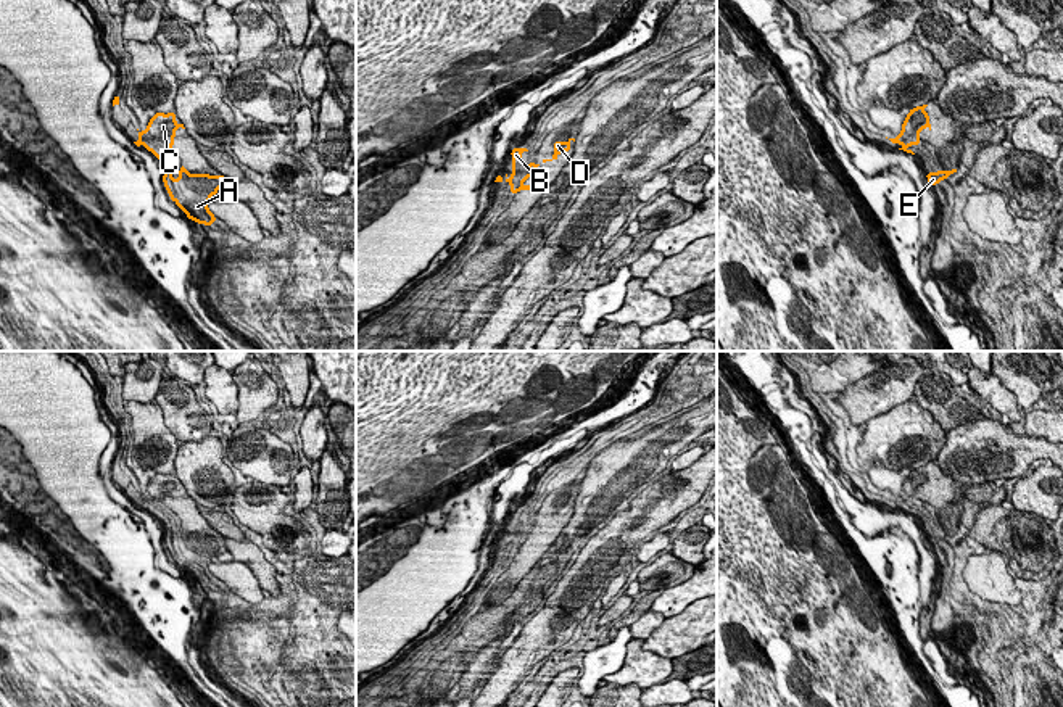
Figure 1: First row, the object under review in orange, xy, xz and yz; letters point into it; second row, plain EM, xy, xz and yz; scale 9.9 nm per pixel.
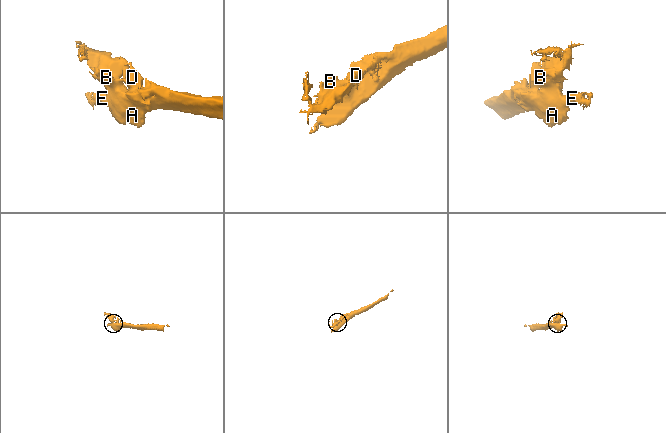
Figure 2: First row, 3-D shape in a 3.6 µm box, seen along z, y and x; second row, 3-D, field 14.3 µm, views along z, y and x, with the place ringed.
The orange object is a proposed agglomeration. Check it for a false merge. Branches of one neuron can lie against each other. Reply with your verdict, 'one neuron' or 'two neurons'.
one neuron

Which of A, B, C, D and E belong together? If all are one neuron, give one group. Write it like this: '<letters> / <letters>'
A B C D E

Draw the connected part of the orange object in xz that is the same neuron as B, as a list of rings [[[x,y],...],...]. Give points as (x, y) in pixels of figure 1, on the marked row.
[[[512,148],[511,155],[512,155],[512,176],[509,177],[506,174],[506,182],[511,184],[511,193],[515,195],[519,190],[535,190],[535,185],[525,185],[522,187],[520,184],[527,179],[527,177],[533,177],[535,176],[535,169],[540,166],[540,164],[535,164],[533,161],[525,166],[522,161],[520,161],[520,155],[523,151],[528,151],[527,148]]]

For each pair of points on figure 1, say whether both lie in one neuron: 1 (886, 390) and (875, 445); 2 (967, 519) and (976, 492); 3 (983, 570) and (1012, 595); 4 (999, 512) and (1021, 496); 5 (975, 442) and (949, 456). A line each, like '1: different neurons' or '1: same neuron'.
1: different neurons
2: same neuron
3: same neuron
4: different neurons
5: same neuron

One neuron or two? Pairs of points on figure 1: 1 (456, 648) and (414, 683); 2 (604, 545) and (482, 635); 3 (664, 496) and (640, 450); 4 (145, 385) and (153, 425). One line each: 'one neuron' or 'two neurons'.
1: one neuron
2: two neurons
3: two neurons
4: two neurons

